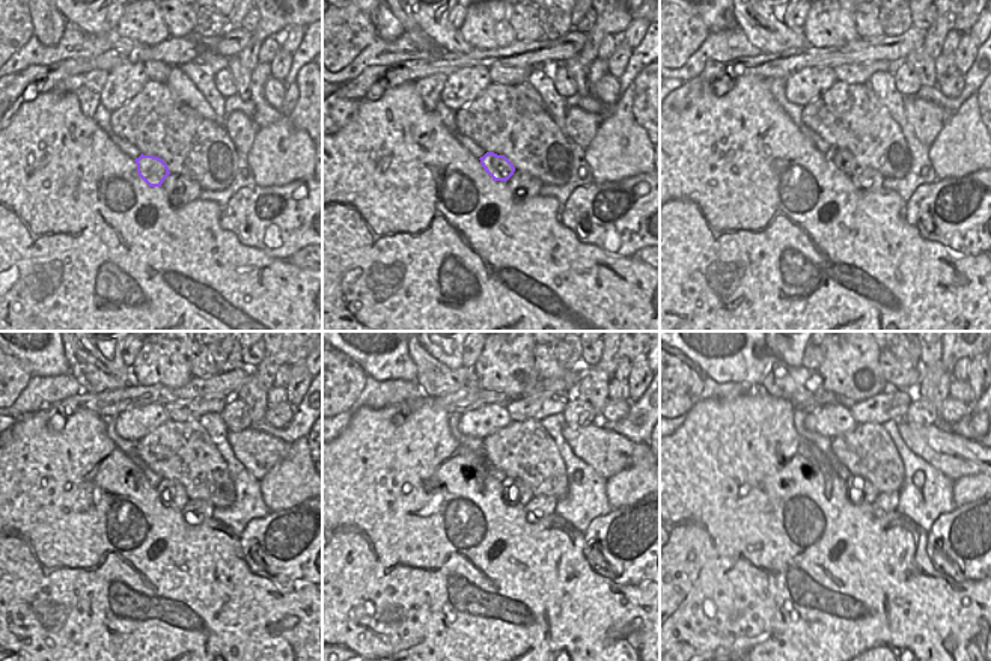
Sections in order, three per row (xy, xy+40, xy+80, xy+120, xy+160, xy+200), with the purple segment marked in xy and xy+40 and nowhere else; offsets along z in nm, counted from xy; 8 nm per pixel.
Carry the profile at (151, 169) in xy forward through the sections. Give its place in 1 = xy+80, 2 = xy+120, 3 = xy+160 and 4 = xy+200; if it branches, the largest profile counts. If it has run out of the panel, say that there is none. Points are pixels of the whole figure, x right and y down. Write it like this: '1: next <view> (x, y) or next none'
1: next xy+80 (842, 160)
2: next xy+120 (175, 497)
3: next xy+160 (512, 496)
4: next xy+200 (871, 493)

